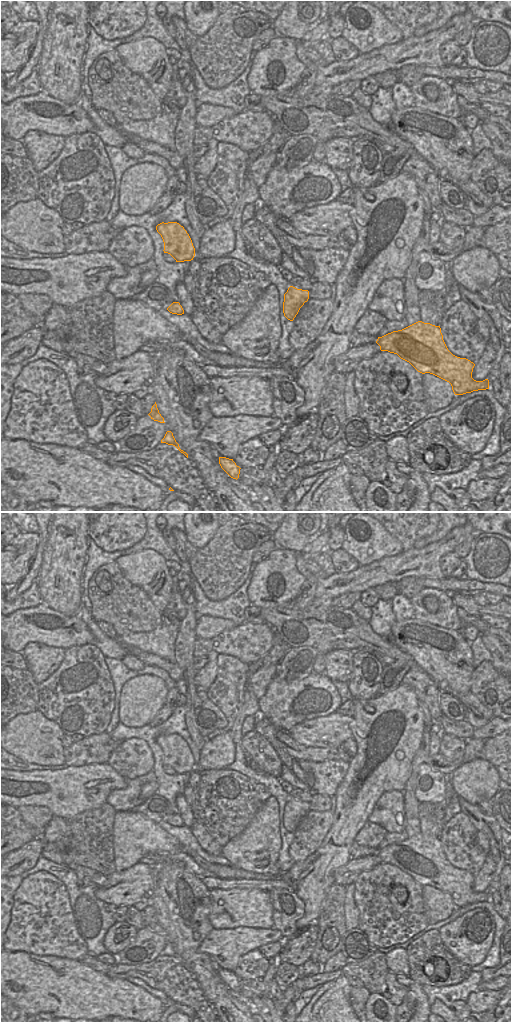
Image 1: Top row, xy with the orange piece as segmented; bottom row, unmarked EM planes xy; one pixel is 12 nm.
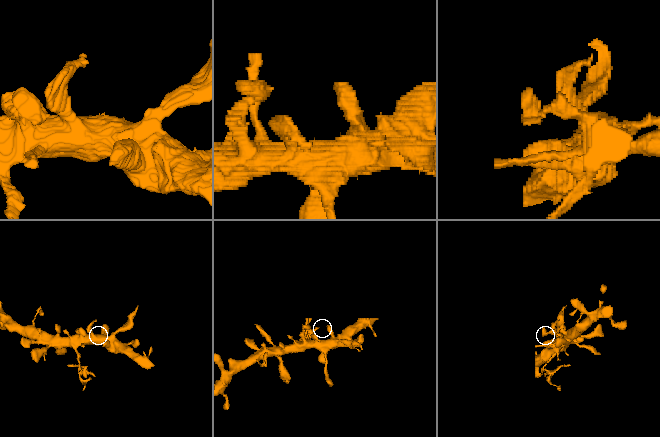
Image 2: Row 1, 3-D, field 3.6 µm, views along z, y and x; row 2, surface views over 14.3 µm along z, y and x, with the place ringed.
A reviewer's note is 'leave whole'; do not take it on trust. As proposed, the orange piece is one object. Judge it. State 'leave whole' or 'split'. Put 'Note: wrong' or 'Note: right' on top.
Note: wrong
split

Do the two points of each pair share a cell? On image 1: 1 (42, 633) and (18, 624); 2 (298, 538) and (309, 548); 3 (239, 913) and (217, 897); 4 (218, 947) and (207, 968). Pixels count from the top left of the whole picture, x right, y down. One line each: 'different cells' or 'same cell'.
1: same cell
2: different cells
3: same cell
4: different cells

